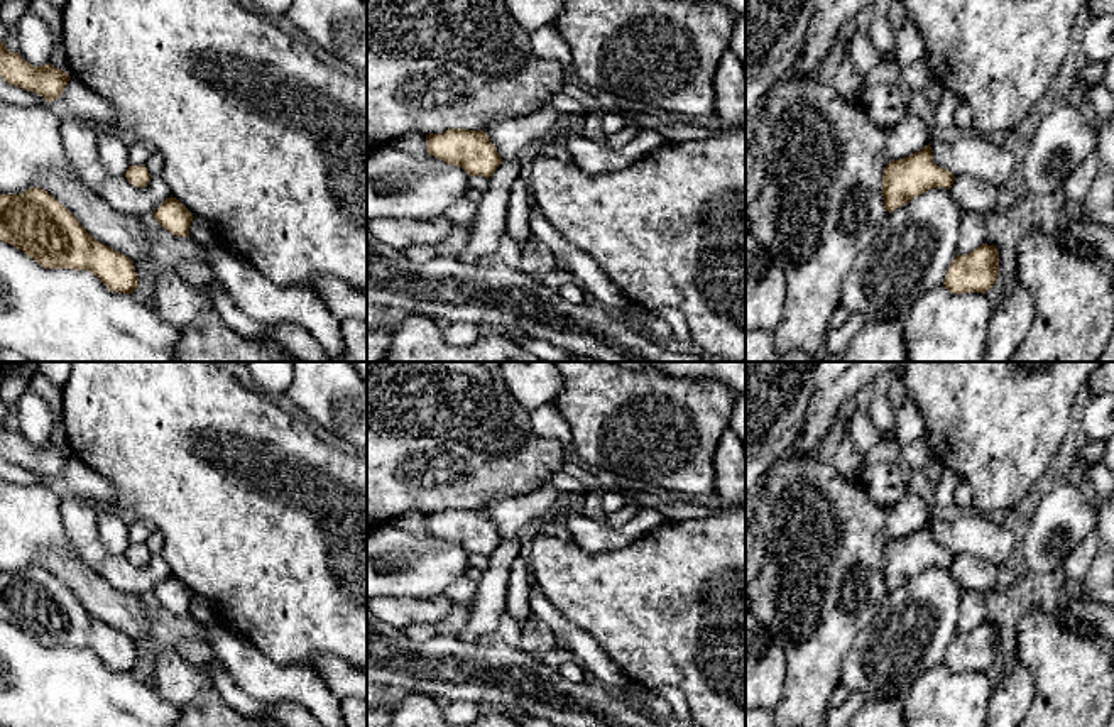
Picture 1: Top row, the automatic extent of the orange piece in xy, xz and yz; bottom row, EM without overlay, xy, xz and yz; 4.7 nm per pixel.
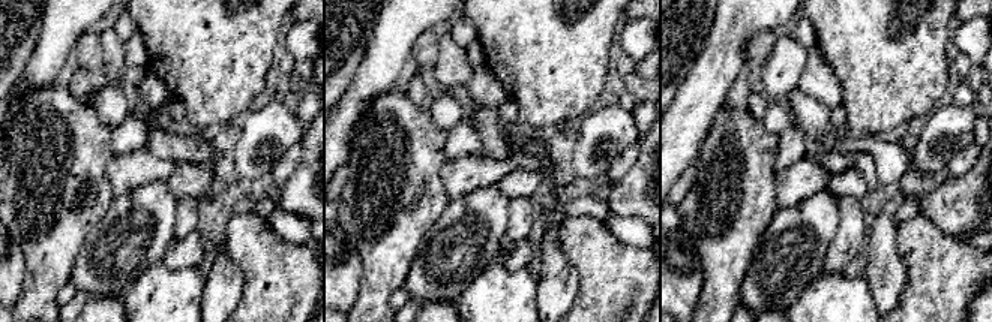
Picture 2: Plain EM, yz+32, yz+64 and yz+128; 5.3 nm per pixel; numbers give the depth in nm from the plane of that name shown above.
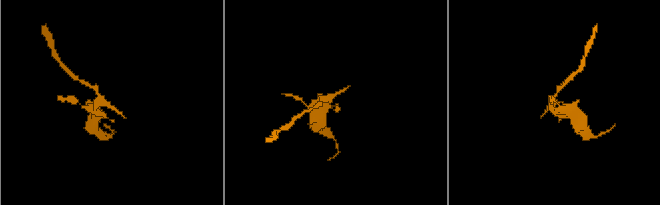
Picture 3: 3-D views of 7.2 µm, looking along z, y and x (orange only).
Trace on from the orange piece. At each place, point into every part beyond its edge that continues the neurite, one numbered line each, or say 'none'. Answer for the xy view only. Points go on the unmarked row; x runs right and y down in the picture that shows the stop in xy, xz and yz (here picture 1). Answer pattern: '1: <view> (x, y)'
none

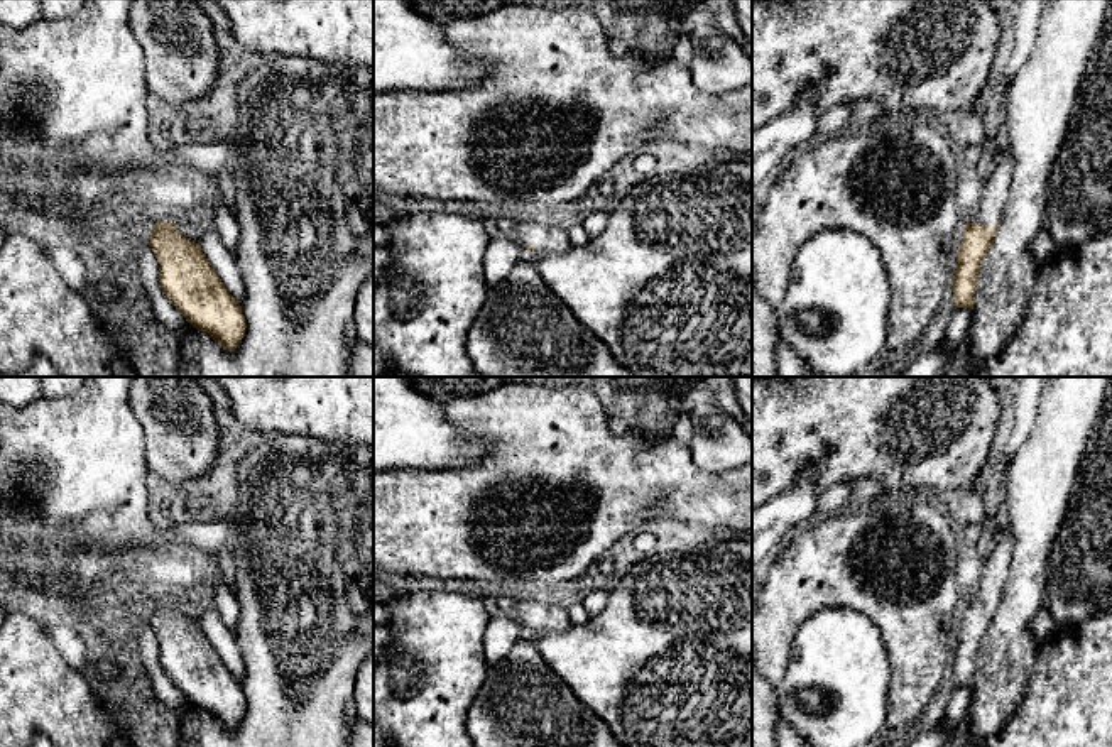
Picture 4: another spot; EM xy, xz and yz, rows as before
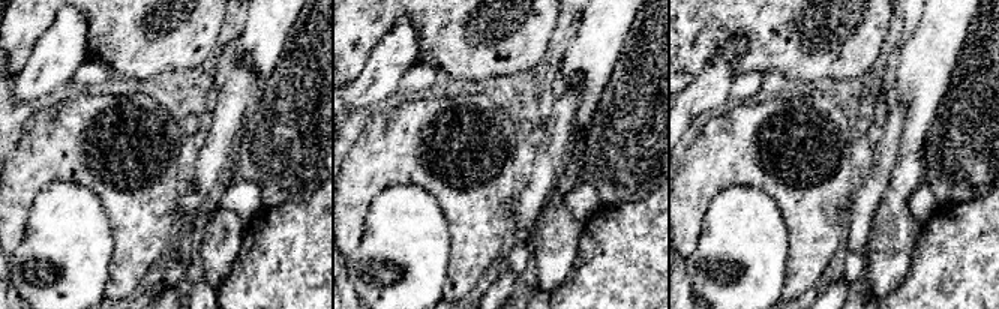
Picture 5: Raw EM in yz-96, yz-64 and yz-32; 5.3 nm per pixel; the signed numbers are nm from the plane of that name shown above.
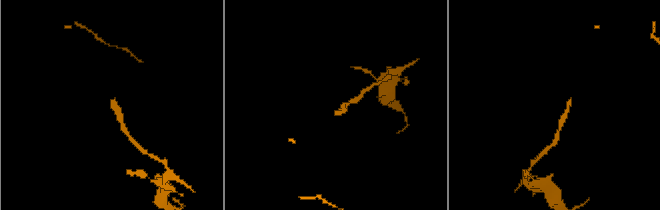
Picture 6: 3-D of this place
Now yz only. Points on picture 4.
1: yz (996, 567)

